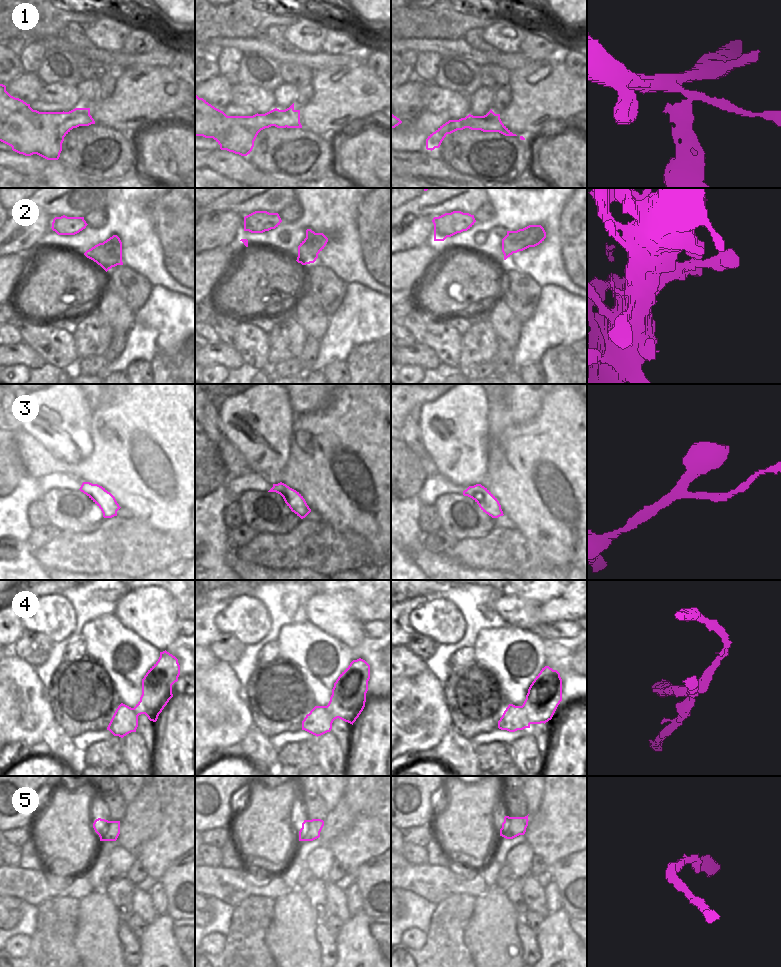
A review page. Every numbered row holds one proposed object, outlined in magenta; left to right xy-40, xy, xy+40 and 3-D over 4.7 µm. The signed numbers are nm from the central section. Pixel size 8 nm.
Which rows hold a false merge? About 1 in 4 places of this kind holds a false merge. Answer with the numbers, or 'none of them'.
1, 4

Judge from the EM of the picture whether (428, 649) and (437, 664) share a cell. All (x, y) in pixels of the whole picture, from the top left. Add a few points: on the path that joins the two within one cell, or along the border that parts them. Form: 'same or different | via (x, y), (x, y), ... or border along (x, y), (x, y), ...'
different | border along (438, 644), (435, 652), (425, 661)

